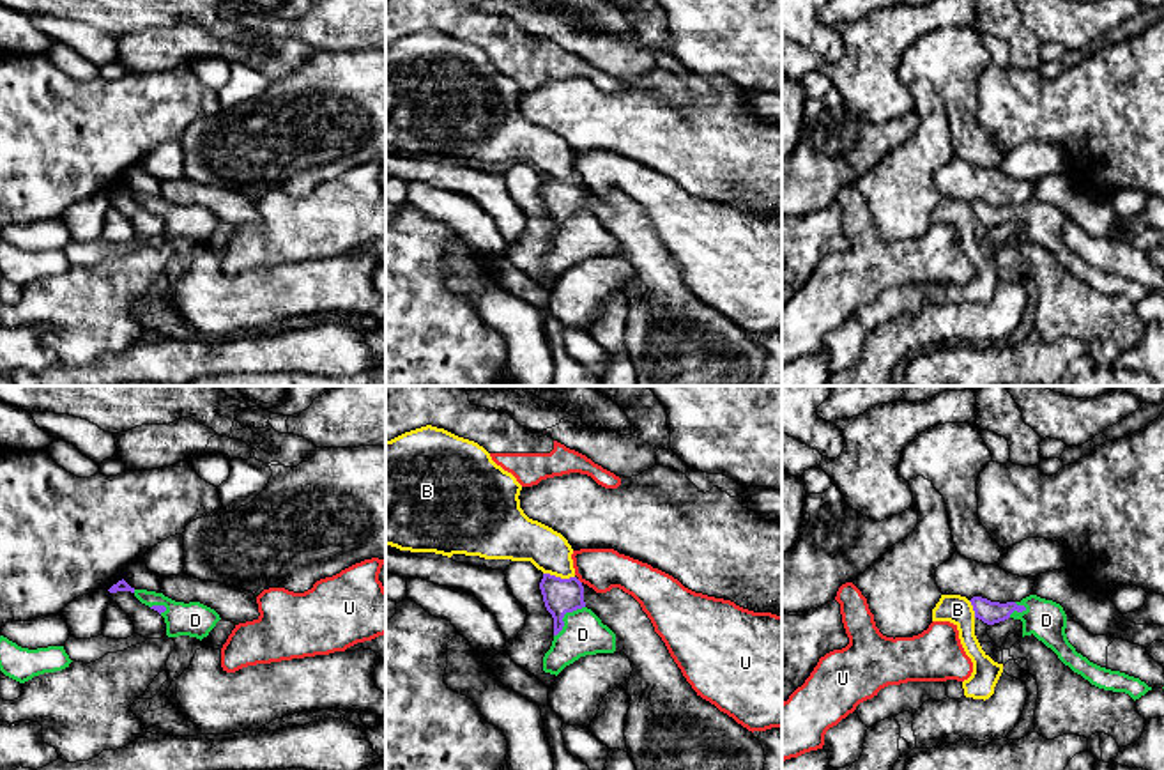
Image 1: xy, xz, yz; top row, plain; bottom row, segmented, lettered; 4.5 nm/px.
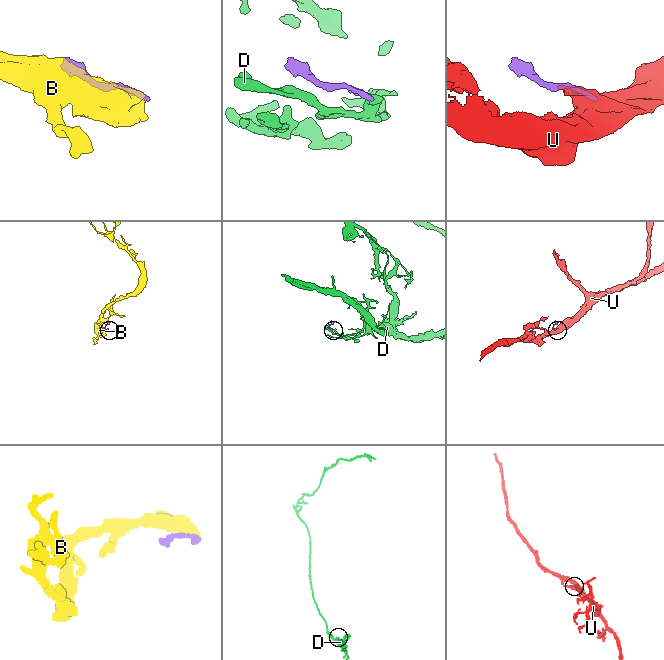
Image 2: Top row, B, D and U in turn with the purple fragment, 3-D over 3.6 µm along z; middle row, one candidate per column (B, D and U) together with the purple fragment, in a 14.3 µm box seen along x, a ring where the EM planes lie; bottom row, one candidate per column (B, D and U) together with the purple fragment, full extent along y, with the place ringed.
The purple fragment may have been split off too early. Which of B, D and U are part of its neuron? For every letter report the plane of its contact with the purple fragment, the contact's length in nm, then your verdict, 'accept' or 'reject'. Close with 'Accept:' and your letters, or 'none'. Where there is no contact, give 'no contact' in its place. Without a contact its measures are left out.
B: xz | 150 nm | reject
D: xz | 200 nm | accept
U: xz | 30 nm | reject
Accept: D

